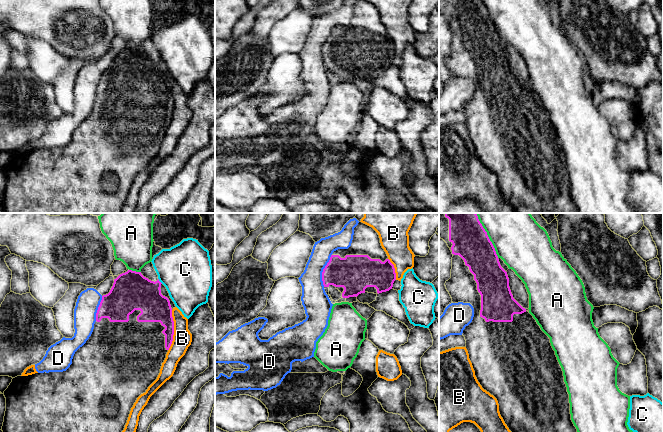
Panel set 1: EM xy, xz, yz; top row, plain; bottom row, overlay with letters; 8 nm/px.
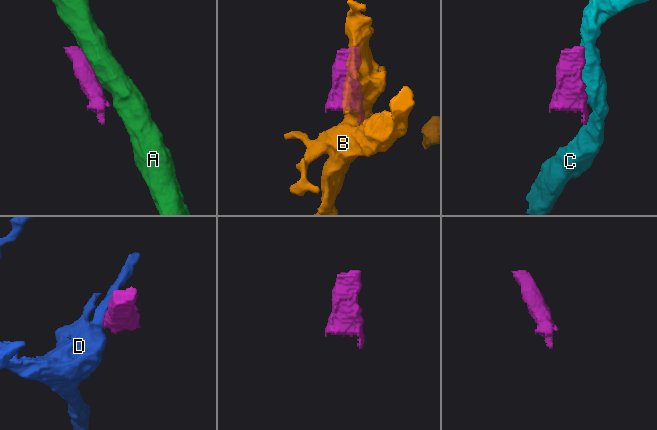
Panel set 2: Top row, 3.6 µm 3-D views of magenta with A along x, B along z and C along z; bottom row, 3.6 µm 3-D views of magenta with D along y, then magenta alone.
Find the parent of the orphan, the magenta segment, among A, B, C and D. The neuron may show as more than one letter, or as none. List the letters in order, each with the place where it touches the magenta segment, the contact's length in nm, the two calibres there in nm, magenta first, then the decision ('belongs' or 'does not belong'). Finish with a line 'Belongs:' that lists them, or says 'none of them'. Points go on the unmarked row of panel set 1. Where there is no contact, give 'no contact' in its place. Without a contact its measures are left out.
A: contact yz (490, 17); length 300 nm; calibres 280 and 360 nm; does not belong
B: contact xy (173, 106); length 320 nm; calibres 240 and 160 nm; does not belong
C: contact xy (159, 57); length 60 nm; calibres 320 and 420 nm; does not belong
D: contact xz (323, 46); length 280 nm; calibres 300 and 220 nm; does not belong
Belongs: none of them

